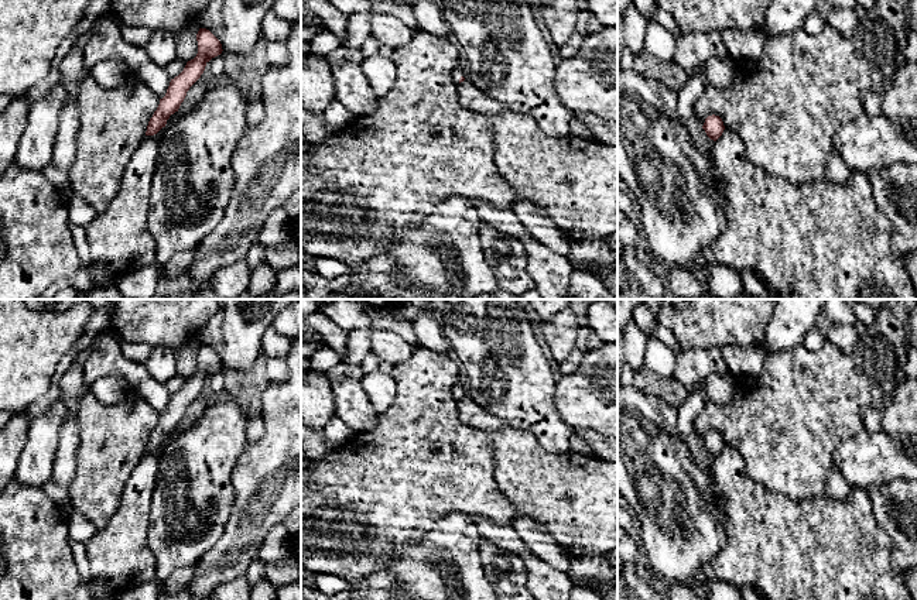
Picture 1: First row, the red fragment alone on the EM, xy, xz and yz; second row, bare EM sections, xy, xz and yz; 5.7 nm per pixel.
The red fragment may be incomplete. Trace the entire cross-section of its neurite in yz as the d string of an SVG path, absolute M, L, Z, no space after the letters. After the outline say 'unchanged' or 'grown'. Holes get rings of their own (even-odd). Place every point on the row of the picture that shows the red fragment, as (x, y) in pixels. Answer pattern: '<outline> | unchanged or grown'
M708 116L701 130L702 140L705 143L715 144L725 130L723 121L719 116Z | grown

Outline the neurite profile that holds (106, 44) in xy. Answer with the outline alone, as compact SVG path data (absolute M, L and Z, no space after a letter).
M112 8L103 11L105 18L83 48L83 64L92 68L102 61L122 61L130 72L138 76L160 99L170 86L170 76L164 68L155 65L141 47L129 44L120 34L120 23Z

